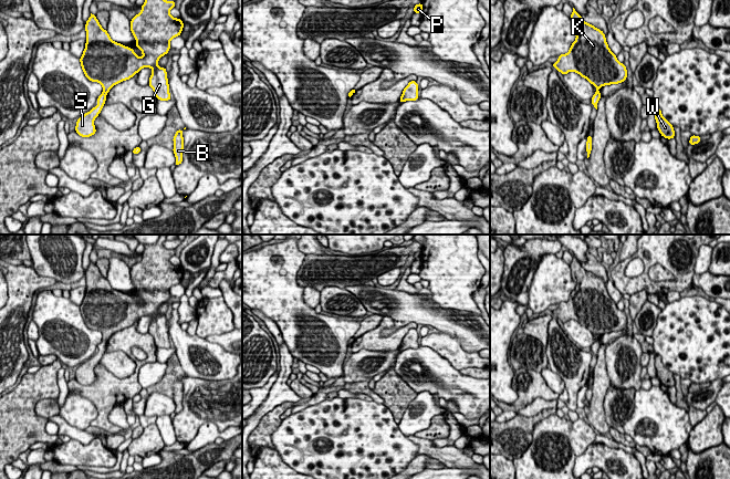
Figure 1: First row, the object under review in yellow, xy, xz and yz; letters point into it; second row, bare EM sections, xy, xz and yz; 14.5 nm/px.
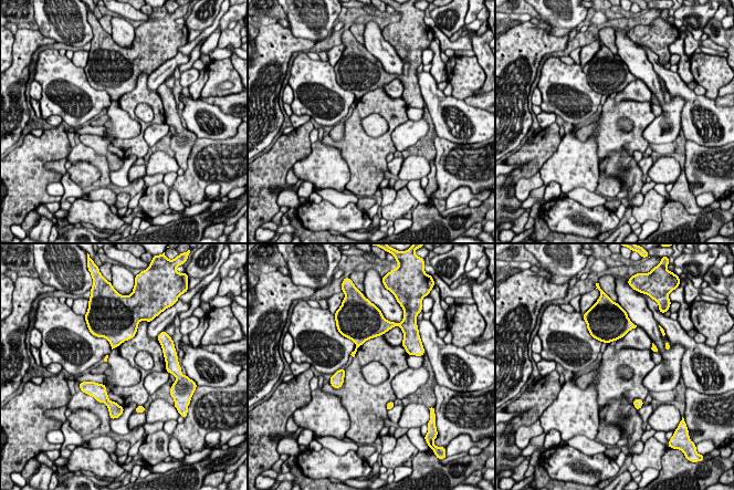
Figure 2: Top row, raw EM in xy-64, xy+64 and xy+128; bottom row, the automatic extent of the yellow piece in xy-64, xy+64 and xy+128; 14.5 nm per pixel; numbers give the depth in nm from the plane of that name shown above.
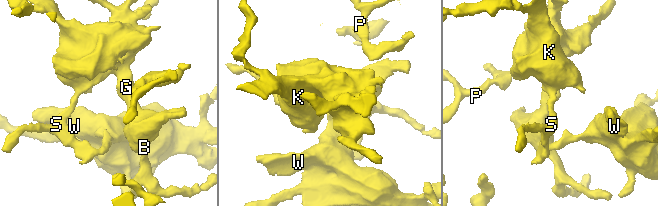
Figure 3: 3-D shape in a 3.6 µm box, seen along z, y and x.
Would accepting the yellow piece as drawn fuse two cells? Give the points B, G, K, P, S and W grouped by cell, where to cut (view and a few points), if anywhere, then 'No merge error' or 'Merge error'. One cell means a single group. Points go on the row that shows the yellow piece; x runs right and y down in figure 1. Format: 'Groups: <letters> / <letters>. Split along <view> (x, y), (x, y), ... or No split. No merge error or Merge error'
Groups: B G K P S W. No split. No merge error

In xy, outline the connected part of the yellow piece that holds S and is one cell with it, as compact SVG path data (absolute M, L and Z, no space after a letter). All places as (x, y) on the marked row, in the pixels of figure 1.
M145 0L144 4L140 7L142 11L131 20L131 31L136 40L136 48L143 53L142 58L134 52L134 49L113 41L108 32L102 28L96 17L91 13L85 23L86 43L80 62L84 75L91 82L100 83L103 87L103 92L97 97L98 104L76 121L75 132L81 137L90 137L96 133L94 119L101 113L110 90L115 84L132 79L144 67L153 70L148 85L153 88L156 98L160 101L171 100L167 71L166 67L158 66L158 60L169 52L170 40L179 37L184 28L181 19L174 18L169 13L175 6L176 1Z

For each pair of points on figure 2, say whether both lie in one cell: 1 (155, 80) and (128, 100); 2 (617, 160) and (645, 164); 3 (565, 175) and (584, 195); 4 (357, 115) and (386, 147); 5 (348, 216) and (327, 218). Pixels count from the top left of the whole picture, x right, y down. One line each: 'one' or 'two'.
1: two
2: two
3: two
4: one
5: one

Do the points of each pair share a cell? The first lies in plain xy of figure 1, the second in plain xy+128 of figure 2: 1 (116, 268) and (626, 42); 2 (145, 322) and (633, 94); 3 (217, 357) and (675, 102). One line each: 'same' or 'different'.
1: same
2: same
3: different

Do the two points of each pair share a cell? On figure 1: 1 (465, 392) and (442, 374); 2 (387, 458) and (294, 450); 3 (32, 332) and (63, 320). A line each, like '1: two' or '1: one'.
1: one
2: one
3: two

